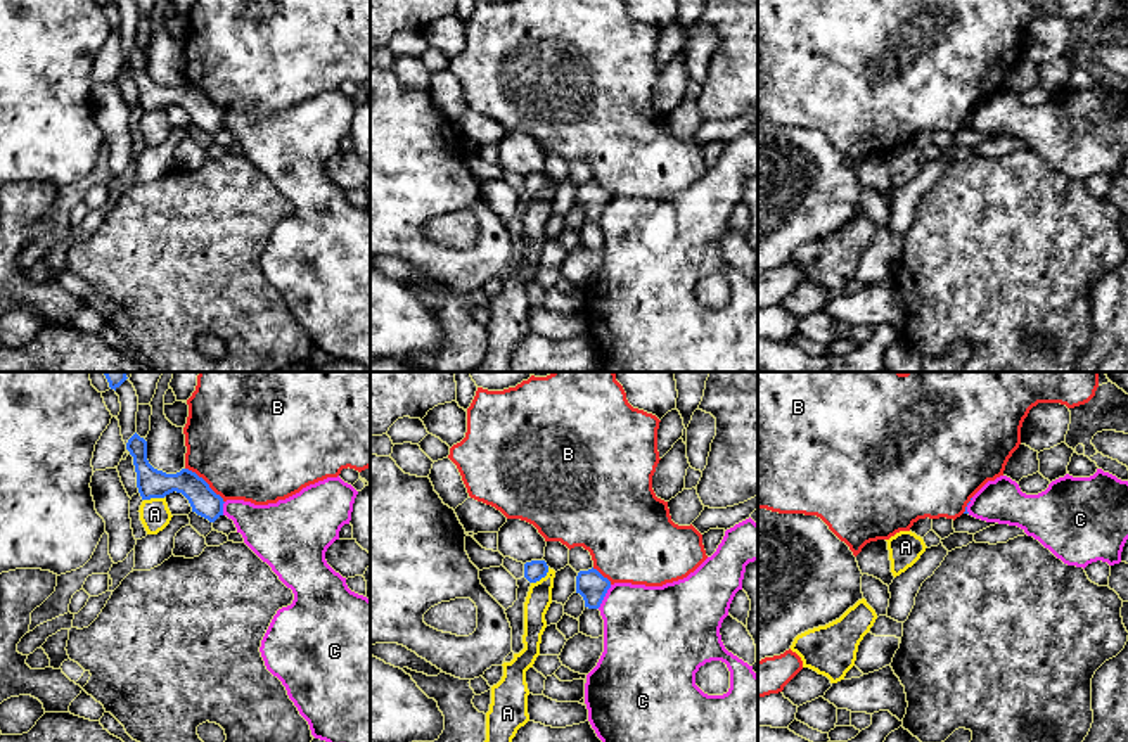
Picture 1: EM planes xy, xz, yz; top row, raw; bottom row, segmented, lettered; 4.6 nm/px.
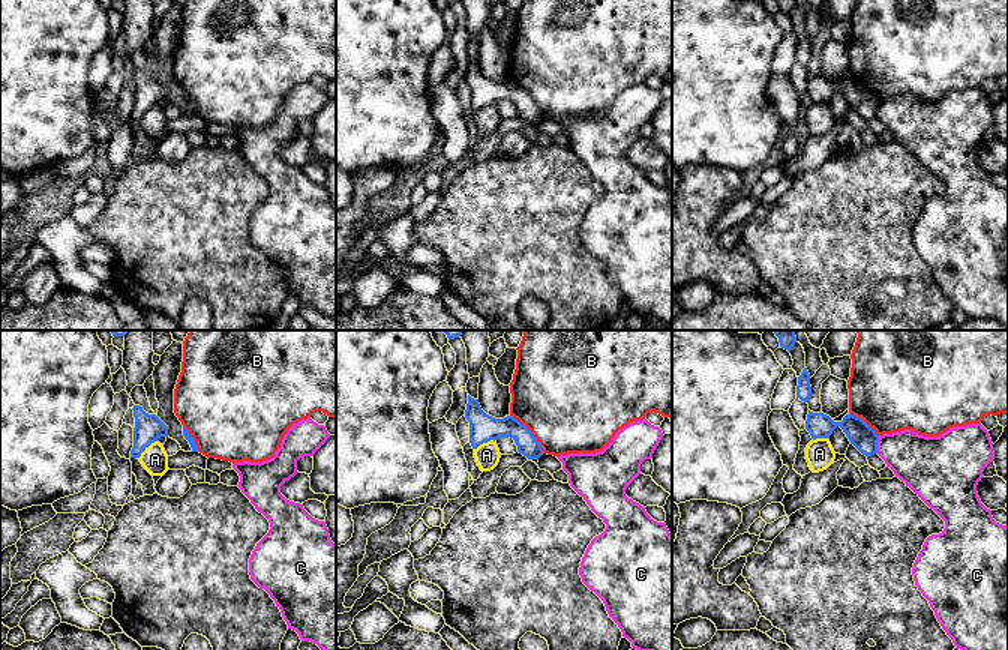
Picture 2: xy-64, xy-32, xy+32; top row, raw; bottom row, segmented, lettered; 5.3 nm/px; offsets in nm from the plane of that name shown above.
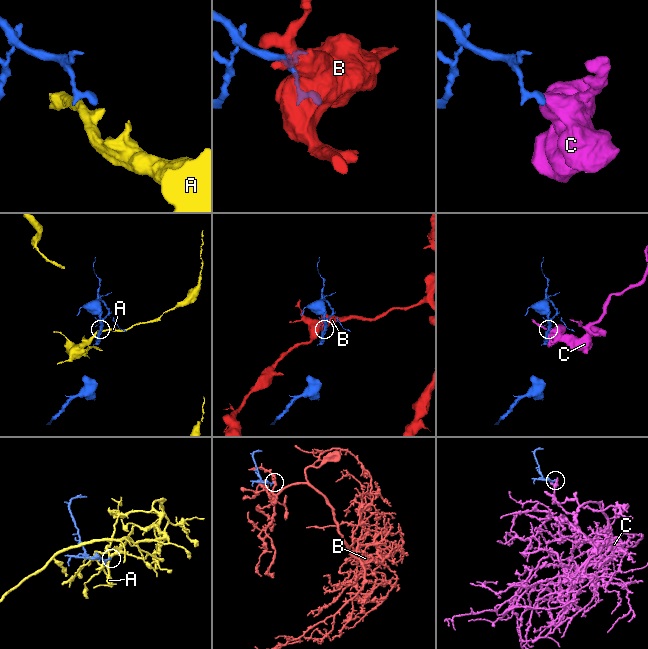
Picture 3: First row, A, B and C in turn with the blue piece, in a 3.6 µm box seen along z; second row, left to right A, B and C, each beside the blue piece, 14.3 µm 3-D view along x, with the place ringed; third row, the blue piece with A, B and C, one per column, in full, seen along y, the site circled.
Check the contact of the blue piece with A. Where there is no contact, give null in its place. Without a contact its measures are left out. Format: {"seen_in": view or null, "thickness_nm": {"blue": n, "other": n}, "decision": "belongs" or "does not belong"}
{"seen_in": "xz", "thickness_nm": {"blue": 100, "other": 120}, "decision": "does not belong"}

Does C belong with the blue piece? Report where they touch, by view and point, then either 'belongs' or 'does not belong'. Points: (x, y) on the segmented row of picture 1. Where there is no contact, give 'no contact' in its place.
xz (604, 595) | does not belong

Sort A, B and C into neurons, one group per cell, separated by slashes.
A / B / C

